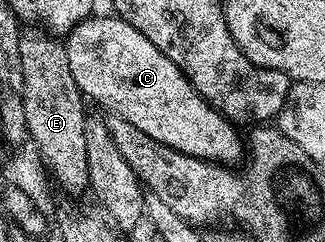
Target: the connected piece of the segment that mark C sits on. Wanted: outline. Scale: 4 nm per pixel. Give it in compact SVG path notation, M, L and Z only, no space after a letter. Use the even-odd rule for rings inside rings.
M90 17L75 25L68 32L64 40L65 52L67 53L67 65L71 65L71 77L75 77L75 85L81 90L86 100L98 103L106 107L106 112L123 117L123 121L131 121L135 129L143 129L147 137L175 149L179 153L187 153L191 157L208 159L211 163L233 165L237 158L243 155L243 139L237 136L238 128L230 123L224 115L220 115L204 97L192 87L180 69L135 25L120 17L113 19L97 19Z

